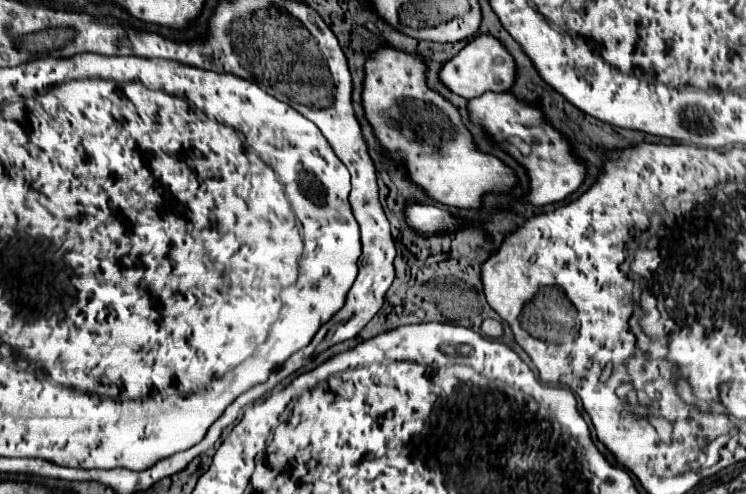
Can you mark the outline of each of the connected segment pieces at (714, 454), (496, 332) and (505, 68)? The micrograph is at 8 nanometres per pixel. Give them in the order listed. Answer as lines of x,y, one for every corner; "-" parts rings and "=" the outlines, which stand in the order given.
728,435
720,436
703,447
703,452
708,459
708,467
713,466
720,461
719,451
728,443
729,439
730,437
=
486,319
486,321
482,323
482,331
484,331
488,337
502,337
502,333
504,333
502,323
498,323
498,321
494,321
494,319
=
476,35
472,41
468,41
468,45
454,57
450,59
442,71
440,71
440,79
446,87
450,87
454,93
466,97
466,99
474,99
486,91
508,91
514,87
516,81
516,65
514,65
514,57
508,53
508,49
502,45
502,41
498,41
492,35

